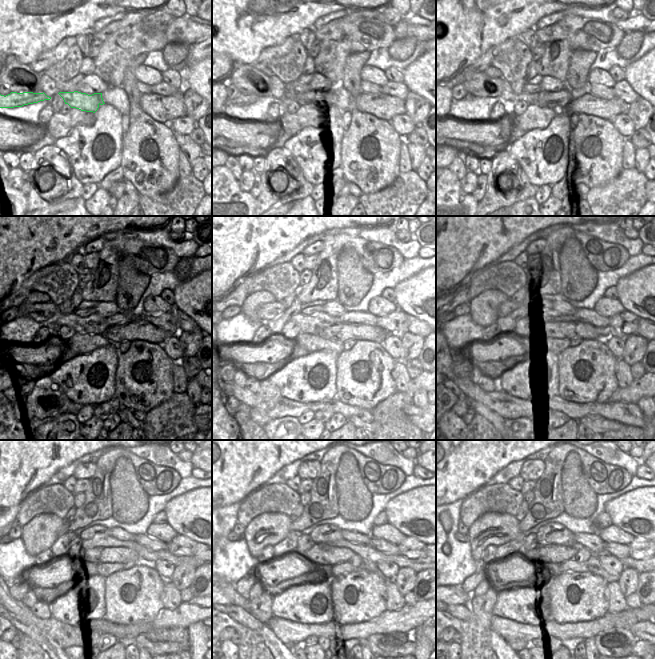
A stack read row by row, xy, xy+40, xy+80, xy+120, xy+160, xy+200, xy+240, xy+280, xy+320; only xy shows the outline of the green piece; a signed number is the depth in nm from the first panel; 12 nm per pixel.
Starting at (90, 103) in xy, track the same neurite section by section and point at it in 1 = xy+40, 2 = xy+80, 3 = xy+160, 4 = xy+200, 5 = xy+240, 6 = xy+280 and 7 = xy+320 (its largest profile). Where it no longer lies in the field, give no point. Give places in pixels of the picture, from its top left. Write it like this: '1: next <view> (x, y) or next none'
1: next xy+40 (318, 100)
2: next xy+80 (564, 97)
3: next xy+160 (367, 318)
4: next xy+200 (589, 316)
5: next xy+240 (153, 544)
6: next xy+280 (381, 545)
7: next xy+320 (621, 551)

